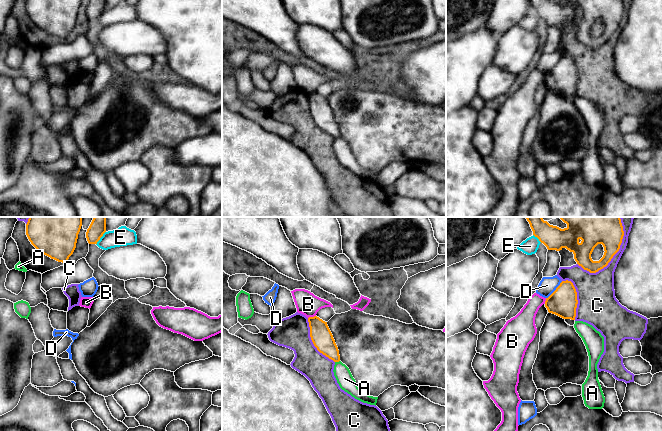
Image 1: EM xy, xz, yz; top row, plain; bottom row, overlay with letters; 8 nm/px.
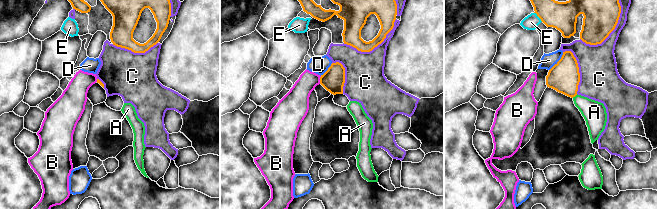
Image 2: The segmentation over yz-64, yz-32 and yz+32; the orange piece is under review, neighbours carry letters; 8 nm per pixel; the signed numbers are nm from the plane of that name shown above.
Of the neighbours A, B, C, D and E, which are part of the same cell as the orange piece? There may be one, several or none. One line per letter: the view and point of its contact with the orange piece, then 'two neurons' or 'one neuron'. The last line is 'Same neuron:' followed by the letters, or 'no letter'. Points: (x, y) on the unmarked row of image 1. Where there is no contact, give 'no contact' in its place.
A: contact xz (337, 137); two neurons
B: contact xz (311, 93); two neurons
C: contact yz (611, 34); two neurons
D: contact yz (555, 66); two neurons
E: contact xy (100, 13); two neurons
Same neuron: no letter

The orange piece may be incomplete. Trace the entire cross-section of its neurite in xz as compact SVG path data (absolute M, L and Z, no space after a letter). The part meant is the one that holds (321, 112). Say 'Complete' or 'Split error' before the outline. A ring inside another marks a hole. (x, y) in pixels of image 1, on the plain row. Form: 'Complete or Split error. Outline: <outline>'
Complete. Outline: M317 92L309 93L308 98L310 113L317 126L334 138L339 138L339 126L327 98Z

